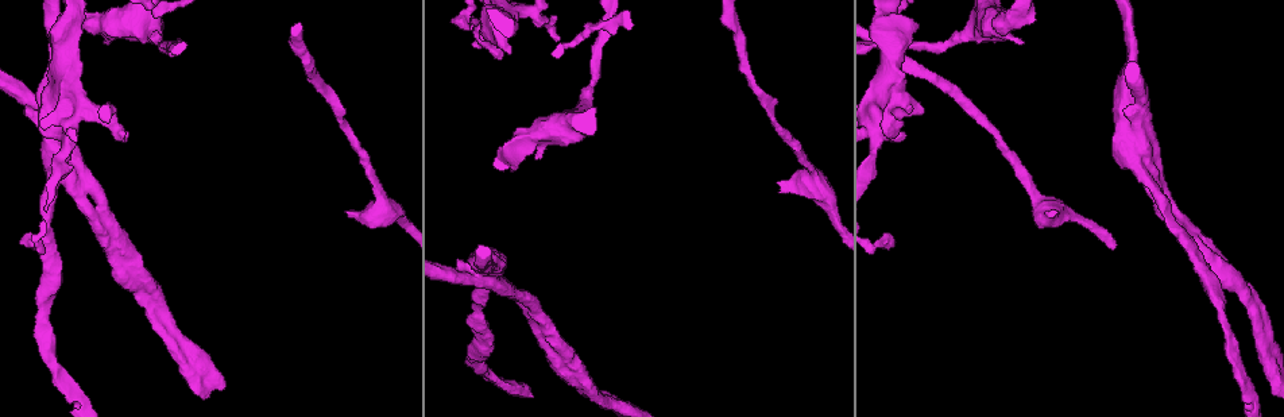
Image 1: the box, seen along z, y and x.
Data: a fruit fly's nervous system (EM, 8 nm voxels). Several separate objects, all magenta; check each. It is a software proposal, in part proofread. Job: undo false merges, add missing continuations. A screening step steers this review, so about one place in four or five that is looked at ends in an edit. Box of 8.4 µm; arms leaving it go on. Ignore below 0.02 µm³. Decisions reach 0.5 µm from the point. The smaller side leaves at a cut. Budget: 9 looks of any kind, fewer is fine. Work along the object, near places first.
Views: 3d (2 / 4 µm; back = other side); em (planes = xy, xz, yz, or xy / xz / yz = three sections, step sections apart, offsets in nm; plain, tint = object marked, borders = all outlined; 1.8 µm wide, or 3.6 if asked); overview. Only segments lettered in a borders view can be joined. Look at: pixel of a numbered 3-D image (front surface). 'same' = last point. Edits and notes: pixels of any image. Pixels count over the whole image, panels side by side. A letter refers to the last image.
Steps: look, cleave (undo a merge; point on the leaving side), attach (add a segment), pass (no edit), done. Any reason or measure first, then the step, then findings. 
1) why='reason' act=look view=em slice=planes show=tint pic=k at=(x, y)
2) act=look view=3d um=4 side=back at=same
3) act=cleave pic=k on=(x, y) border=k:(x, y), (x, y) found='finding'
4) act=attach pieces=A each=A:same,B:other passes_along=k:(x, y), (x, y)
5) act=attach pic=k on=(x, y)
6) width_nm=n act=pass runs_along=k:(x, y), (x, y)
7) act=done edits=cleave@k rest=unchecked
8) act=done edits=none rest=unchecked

why='an open end' act=look view=3d um=4 pic=1 at=(777, 184)

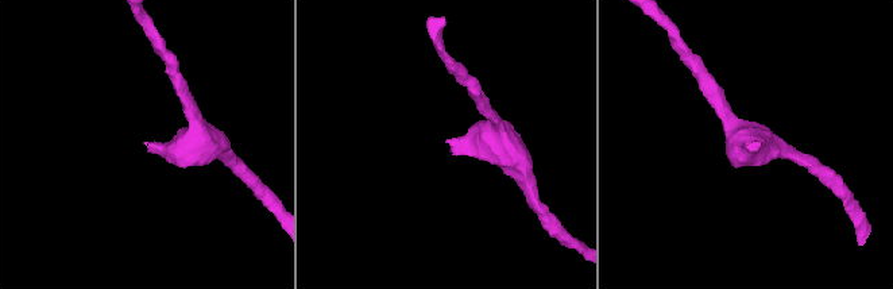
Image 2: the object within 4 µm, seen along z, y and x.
act=look view=em slice=xy step=16 show=borders pic=2 at=(450, 145)

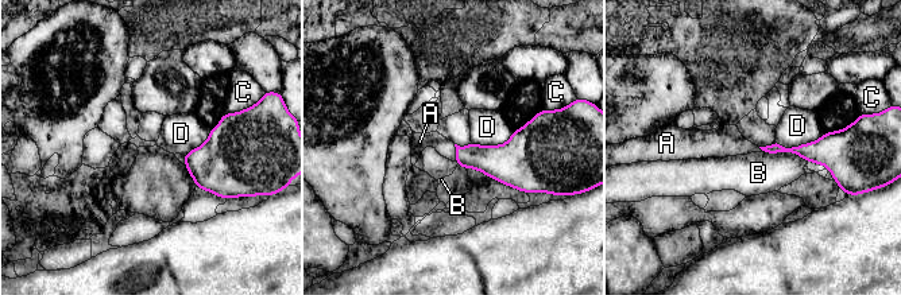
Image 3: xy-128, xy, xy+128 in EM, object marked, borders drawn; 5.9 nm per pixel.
act=look view=em slice=planes show=borders at=same

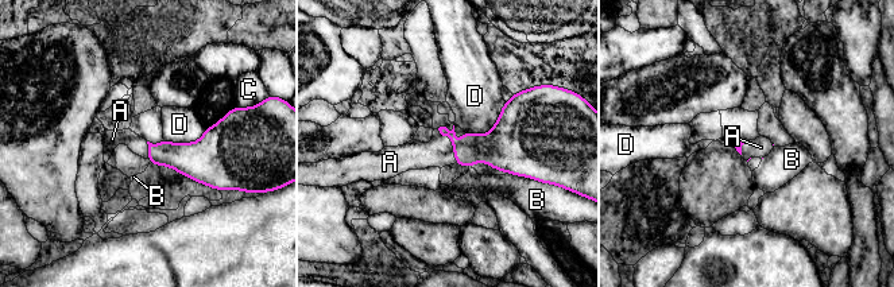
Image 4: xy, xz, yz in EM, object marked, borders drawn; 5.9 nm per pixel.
longest_contact=D:300nm act=attach pieces=A each=A:same,B:other,C:other,D:other passes_along=4:(492, 148), (451, 144), (414, 155) found='the neuron continues'

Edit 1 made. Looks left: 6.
why='redraw' act=look view=overview

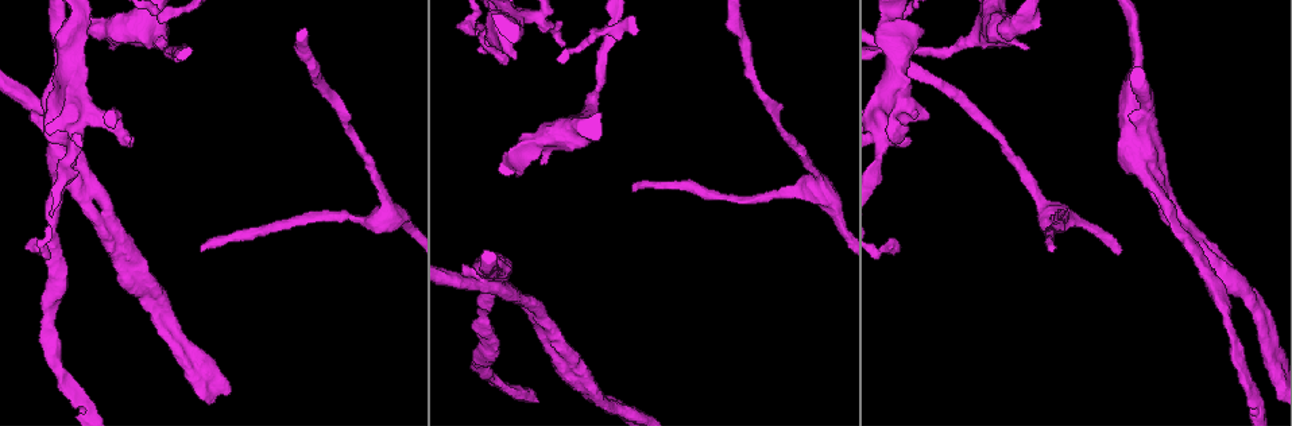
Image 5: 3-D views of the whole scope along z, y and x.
why='four arms meet' act=look view=em slice=planes show=plain pic=5 at=(62, 146)

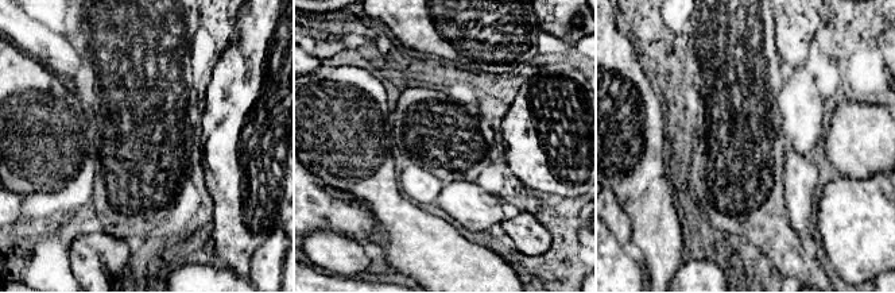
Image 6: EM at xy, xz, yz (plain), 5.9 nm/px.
act=look view=em slice=planes show=borders at=same

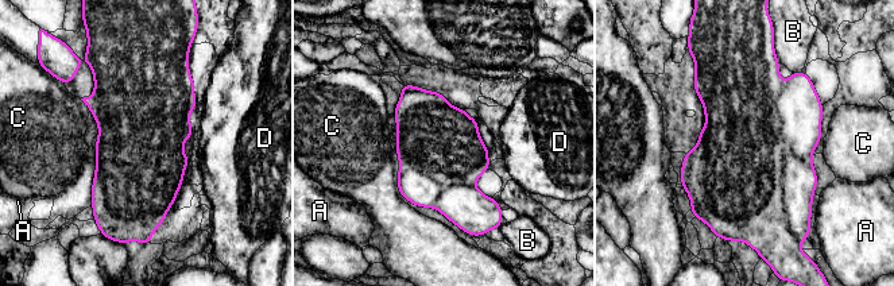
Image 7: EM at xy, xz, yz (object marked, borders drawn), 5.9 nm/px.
width_nm=500 act=cleave pic=7 on=(801, 119) each=A:other,B:other,C:other,D:other part_leaving=7:(792, 80), (797, 194), (789, 213) found='a second neuron is stuck on'

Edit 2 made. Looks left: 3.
why='end of a long branch' act=look view=em slice=planes show=plain pic=5 at=(202, 249)

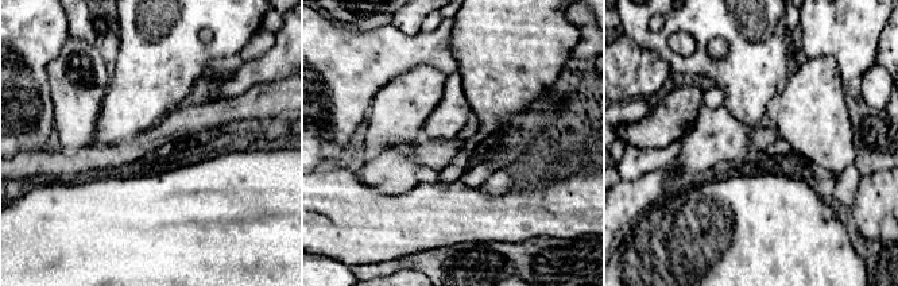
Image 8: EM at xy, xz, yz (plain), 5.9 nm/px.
why='see the neighbours' act=look view=em slice=planes show=borders at=same

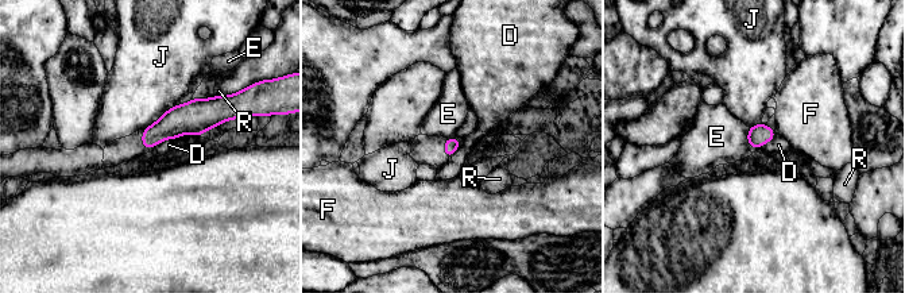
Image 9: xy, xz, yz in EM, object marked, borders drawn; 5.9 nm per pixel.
act=pass each=D:other,E:other,F:other,J:other,R:other border=9:(181, 138), (166, 138), (154, 146) found='no lettered segment goes on from it'

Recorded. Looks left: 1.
why='an open end' act=look view=em slice=planes show=borders pic=5 at=(542, 162)

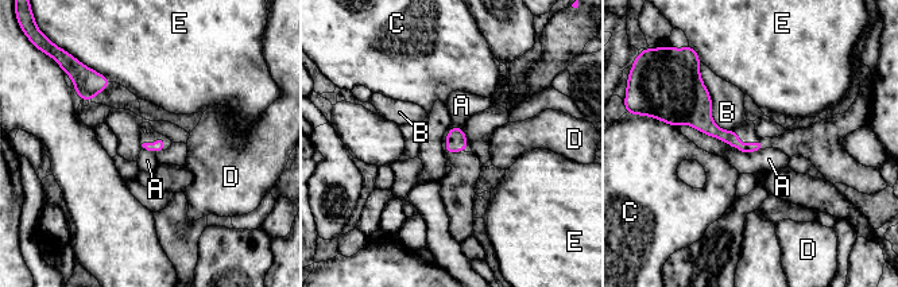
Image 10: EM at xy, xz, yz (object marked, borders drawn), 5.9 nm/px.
longest_contact=A:500nm act=pass each=A:other,B:other,C:other,D:other,E:other found='none of them fits'

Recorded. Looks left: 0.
act=done edits=attach@4,cleave@7 rest=unchecked

